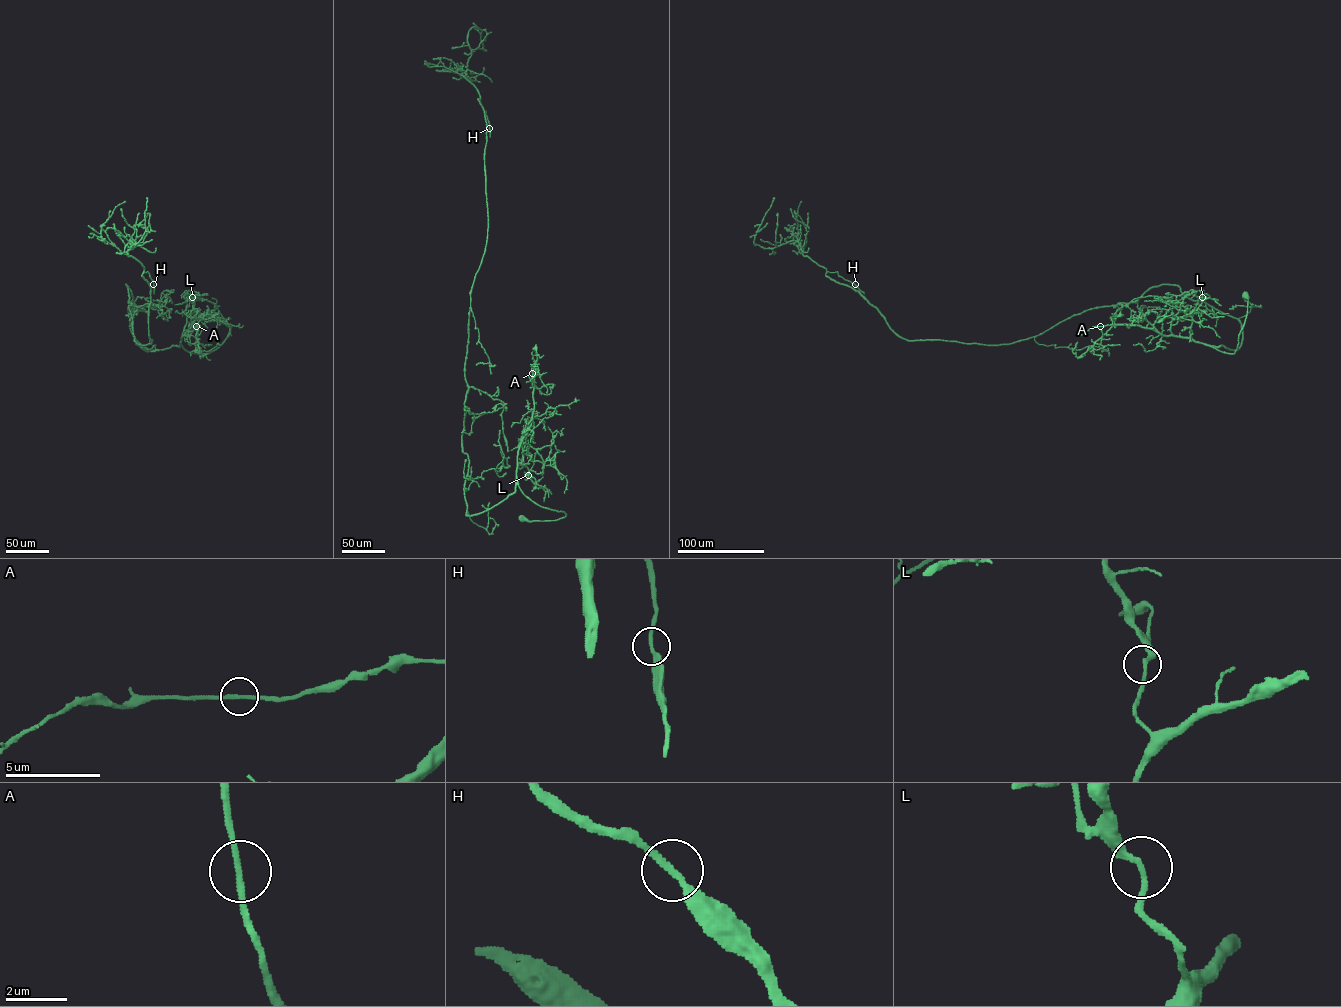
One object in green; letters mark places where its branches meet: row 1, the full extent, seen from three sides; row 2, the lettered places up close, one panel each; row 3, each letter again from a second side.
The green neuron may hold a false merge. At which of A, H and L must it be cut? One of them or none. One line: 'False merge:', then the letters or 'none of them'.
False merge: none of them

